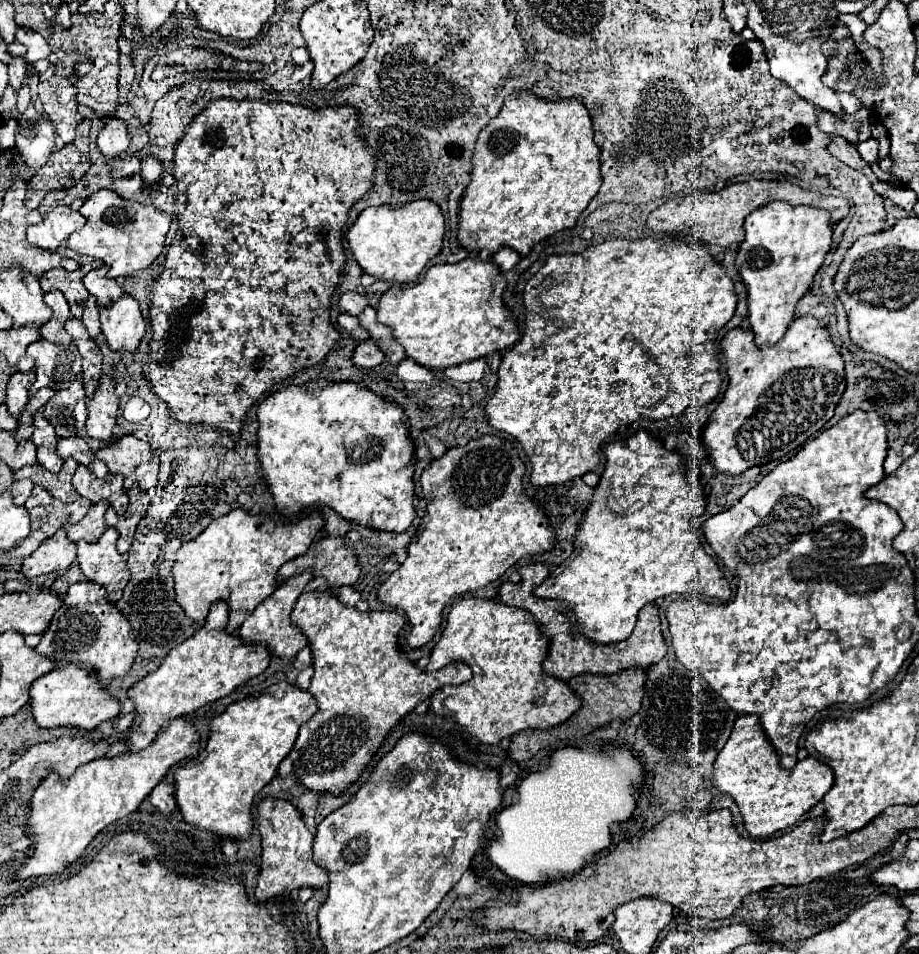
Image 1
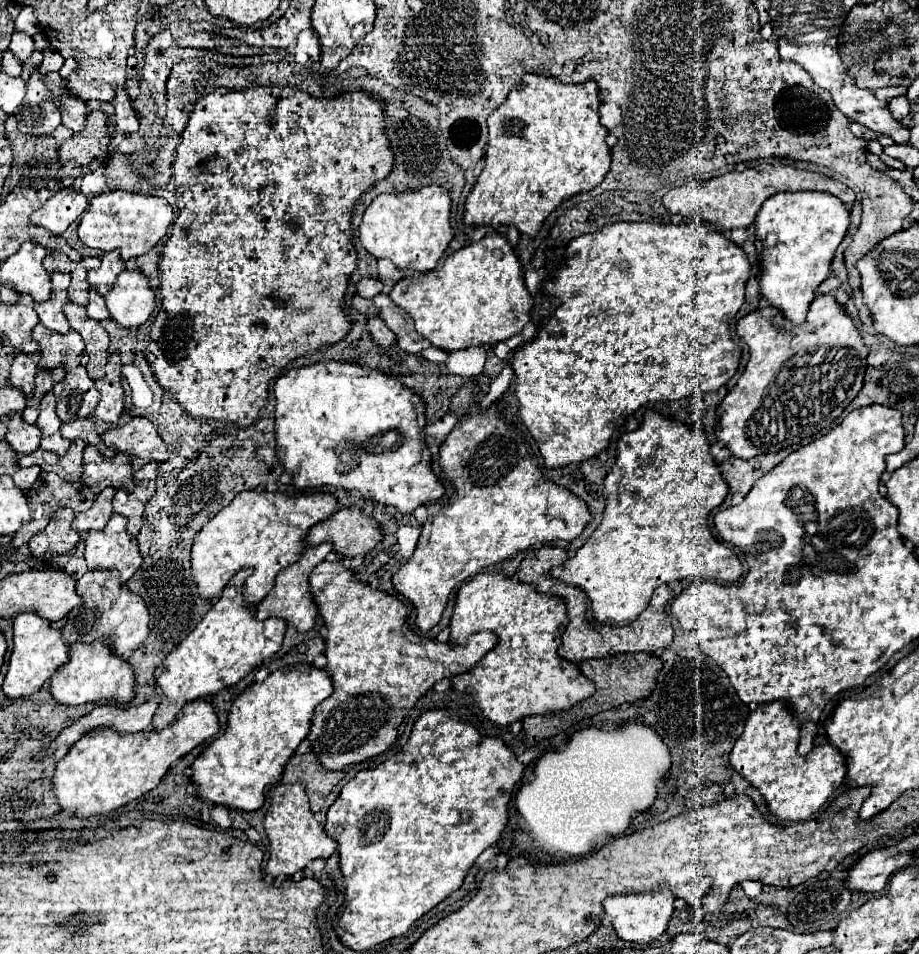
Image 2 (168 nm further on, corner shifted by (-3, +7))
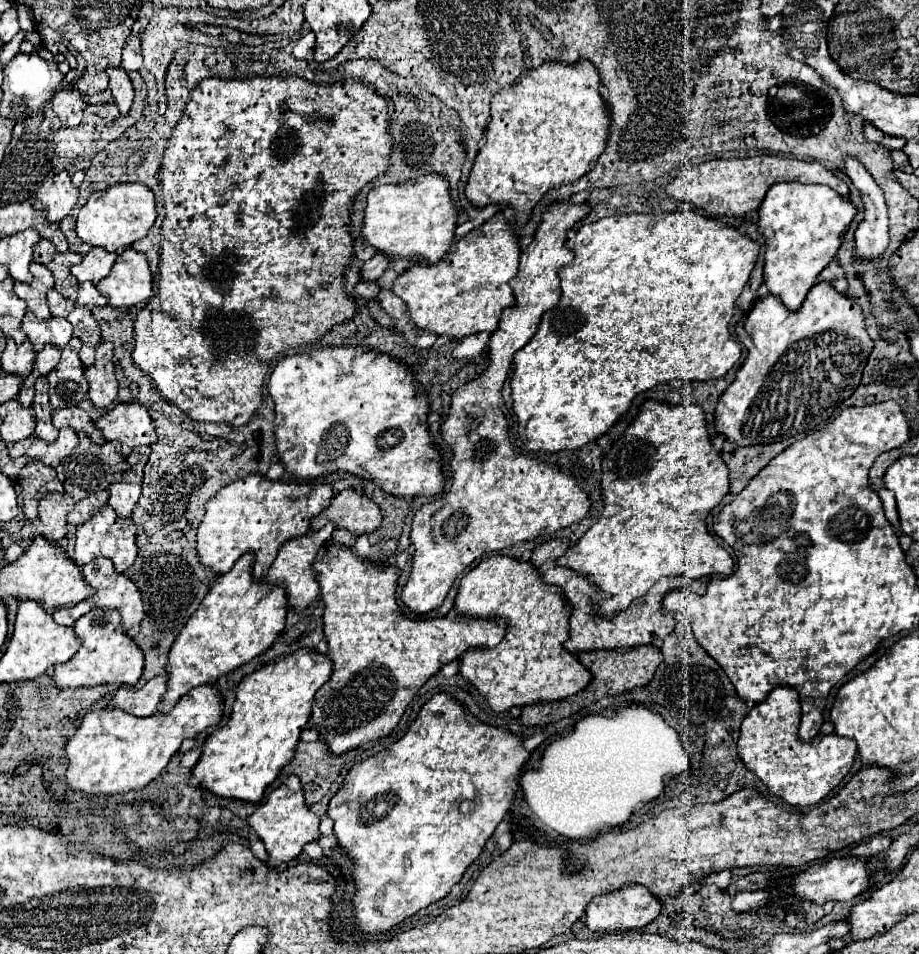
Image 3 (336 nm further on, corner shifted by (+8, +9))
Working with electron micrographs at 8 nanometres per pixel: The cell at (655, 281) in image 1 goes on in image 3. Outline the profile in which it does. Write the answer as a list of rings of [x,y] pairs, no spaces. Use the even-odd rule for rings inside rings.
[[[676,210],[662,214],[624,214],[602,218],[594,224],[582,224],[578,232],[566,240],[566,246],[576,254],[574,262],[560,268],[560,302],[548,310],[532,336],[532,340],[514,354],[514,376],[512,376],[512,400],[518,422],[522,424],[522,434],[526,436],[526,448],[532,452],[560,452],[560,450],[576,450],[586,446],[588,442],[598,440],[608,428],[630,408],[636,394],[650,390],[668,380],[714,380],[724,376],[742,356],[740,344],[732,338],[728,326],[734,316],[736,298],[742,294],[744,284],[748,282],[760,246],[748,236],[742,236],[738,230],[730,228],[726,222],[692,212],[692,210]]]

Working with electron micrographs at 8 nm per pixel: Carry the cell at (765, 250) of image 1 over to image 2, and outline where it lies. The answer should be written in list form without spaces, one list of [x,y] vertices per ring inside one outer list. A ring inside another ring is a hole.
[[[779,192],[765,200],[755,218],[755,228],[755,246],[763,256],[761,296],[769,306],[781,310],[783,318],[803,324],[817,286],[831,274],[831,260],[849,228],[849,210],[839,198],[825,192]]]

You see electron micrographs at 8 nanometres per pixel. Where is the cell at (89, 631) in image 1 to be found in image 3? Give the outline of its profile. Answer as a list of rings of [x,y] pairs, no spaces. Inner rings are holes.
[[[98,558],[84,566],[84,578],[90,586],[96,588],[96,594],[88,598],[92,606],[116,608],[122,612],[124,628],[140,624],[144,616],[144,604],[136,584],[126,574],[116,574],[116,568],[108,558]]]

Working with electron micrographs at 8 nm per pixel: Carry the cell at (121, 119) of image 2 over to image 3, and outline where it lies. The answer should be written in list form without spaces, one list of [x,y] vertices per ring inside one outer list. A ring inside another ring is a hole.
[[[122,66],[108,68],[106,72],[110,76],[110,90],[112,90],[116,106],[120,108],[122,114],[128,114],[128,110],[132,106],[132,98],[134,98],[134,88],[128,78],[128,72]]]

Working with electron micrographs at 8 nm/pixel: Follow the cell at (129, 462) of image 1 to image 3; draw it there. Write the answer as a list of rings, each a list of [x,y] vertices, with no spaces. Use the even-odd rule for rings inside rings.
[[[116,404],[102,418],[96,420],[96,426],[104,432],[106,440],[118,440],[122,444],[122,454],[128,456],[136,446],[150,446],[156,442],[154,422],[142,404]]]

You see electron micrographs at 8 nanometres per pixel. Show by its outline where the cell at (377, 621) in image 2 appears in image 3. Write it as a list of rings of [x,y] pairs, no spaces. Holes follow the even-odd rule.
[[[326,542],[318,550],[314,570],[320,572],[320,594],[326,604],[324,634],[328,640],[328,656],[334,662],[334,672],[330,680],[316,692],[310,728],[316,728],[320,732],[320,738],[324,738],[324,742],[334,754],[344,754],[366,742],[388,736],[398,726],[416,692],[444,664],[456,660],[470,648],[494,648],[504,638],[506,622],[502,620],[498,624],[492,618],[472,618],[462,614],[458,614],[456,620],[448,620],[446,616],[410,620],[402,616],[400,606],[396,602],[400,568],[376,566],[374,562],[356,556],[348,546]]]

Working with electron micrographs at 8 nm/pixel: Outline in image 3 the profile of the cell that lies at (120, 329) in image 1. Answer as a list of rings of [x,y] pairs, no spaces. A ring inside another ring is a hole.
[[[134,248],[118,254],[110,274],[96,286],[114,308],[130,308],[152,296],[152,272],[146,256]]]

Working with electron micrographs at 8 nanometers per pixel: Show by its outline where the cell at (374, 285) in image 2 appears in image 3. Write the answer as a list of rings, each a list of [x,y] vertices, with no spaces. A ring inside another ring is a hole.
[[[378,252],[376,256],[372,256],[370,260],[364,262],[362,280],[378,280],[384,274],[384,270],[388,268],[388,264],[390,264],[390,258],[386,254]]]

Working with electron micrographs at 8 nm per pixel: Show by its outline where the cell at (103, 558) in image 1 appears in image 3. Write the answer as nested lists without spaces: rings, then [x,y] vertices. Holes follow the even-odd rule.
[[[112,506],[100,508],[88,522],[78,526],[78,530],[76,530],[76,556],[74,556],[74,562],[78,566],[84,566],[84,564],[88,564],[88,562],[92,562],[100,556],[110,558],[118,572],[126,572],[138,556],[136,524],[132,522],[132,518],[118,518],[116,512],[112,510]]]

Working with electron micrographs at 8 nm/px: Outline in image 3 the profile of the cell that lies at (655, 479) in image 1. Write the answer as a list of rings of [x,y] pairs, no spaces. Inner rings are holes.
[[[646,400],[636,420],[624,430],[624,434],[604,456],[602,472],[602,518],[578,540],[574,548],[570,548],[558,560],[558,564],[566,568],[588,574],[588,578],[608,594],[608,598],[600,602],[600,616],[614,618],[616,614],[626,610],[632,600],[644,596],[654,582],[666,576],[682,574],[688,579],[696,580],[704,576],[732,574],[734,562],[730,554],[714,540],[714,536],[710,536],[706,528],[710,510],[718,506],[728,494],[728,466],[712,446],[710,434],[706,430],[706,416],[698,404],[684,402],[670,406]]]

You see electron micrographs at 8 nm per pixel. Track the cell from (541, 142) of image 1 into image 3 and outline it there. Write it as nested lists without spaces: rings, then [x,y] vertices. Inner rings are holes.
[[[578,60],[574,64],[546,62],[536,70],[530,70],[518,84],[502,88],[492,98],[492,120],[486,132],[486,144],[480,148],[468,184],[466,198],[474,206],[502,204],[506,202],[518,212],[518,224],[526,224],[532,208],[540,198],[562,182],[570,184],[594,168],[598,156],[604,152],[610,136],[610,112],[600,96],[600,72],[588,60]]]

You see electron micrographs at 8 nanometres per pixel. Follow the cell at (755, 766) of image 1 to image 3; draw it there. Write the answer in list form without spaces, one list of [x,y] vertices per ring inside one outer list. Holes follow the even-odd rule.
[[[776,686],[770,696],[756,704],[748,716],[742,722],[742,732],[738,740],[738,754],[742,762],[752,770],[772,794],[784,798],[792,806],[812,806],[818,804],[832,788],[836,788],[844,776],[850,772],[854,758],[856,758],[856,742],[852,738],[840,738],[838,734],[828,734],[828,736],[816,736],[814,740],[800,740],[798,728],[800,728],[800,698],[796,694],[796,688],[792,686]]]

